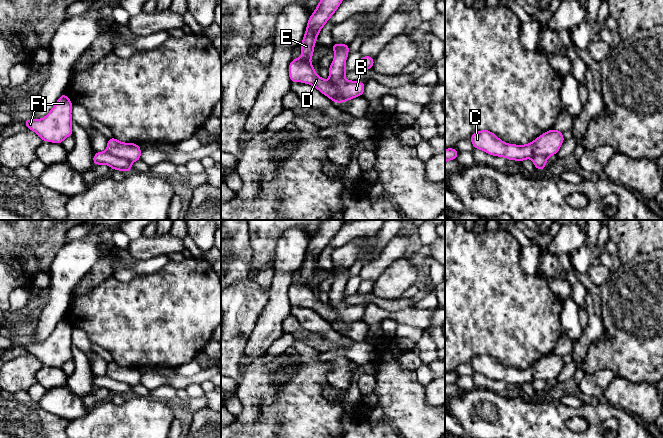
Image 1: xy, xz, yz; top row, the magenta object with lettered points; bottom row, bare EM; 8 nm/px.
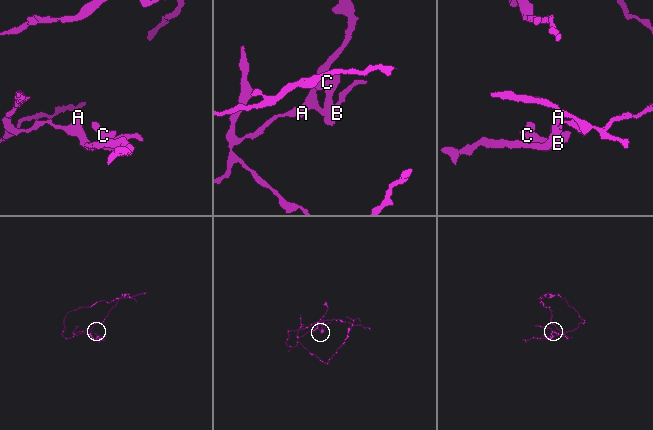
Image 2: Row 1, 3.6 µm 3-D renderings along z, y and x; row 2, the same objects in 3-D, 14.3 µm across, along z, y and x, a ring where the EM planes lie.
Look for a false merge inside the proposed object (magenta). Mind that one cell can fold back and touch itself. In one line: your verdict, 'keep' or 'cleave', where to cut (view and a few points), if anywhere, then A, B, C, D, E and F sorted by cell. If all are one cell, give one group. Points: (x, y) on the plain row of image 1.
cleave; cut in xy along (106, 375), (131, 386); A D E F / B C

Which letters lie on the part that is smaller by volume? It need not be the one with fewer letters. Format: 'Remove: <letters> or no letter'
Remove: B, C

